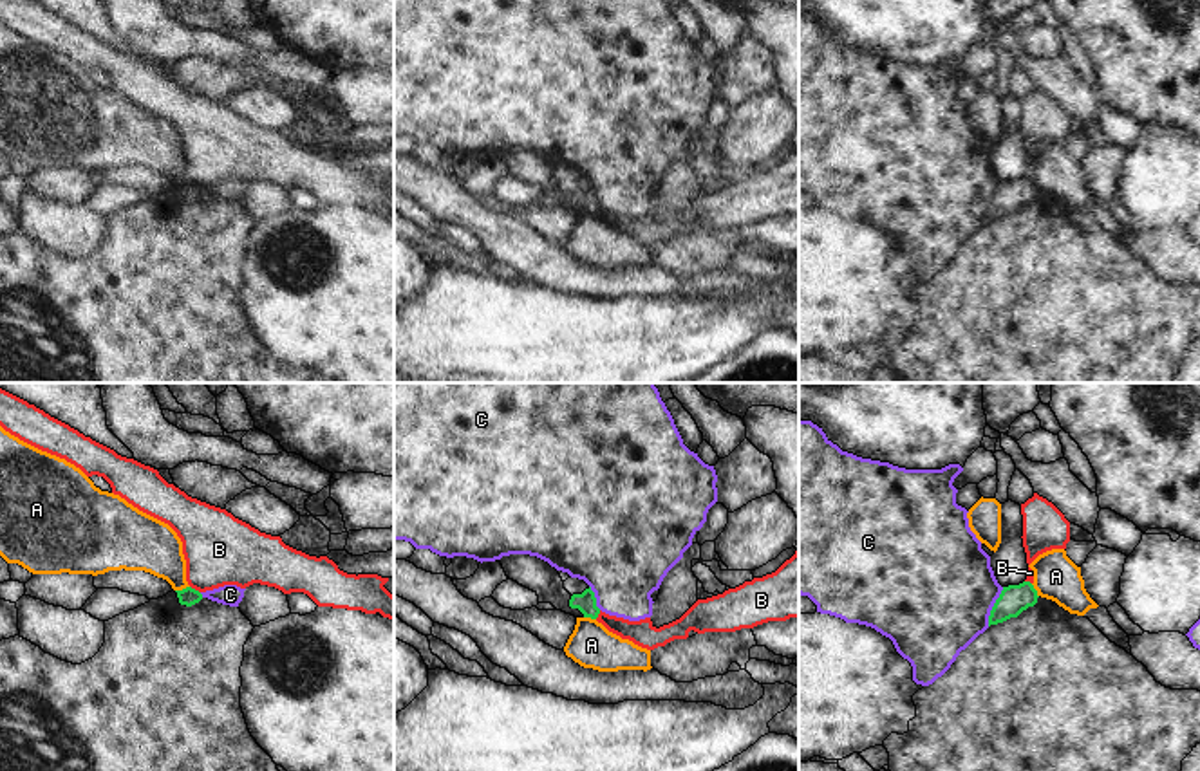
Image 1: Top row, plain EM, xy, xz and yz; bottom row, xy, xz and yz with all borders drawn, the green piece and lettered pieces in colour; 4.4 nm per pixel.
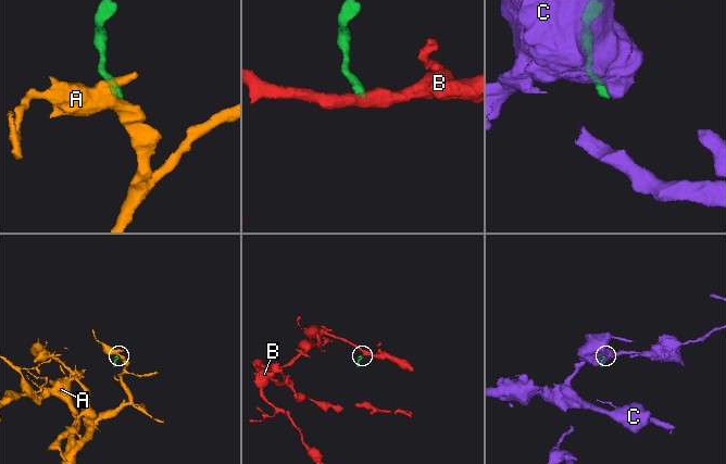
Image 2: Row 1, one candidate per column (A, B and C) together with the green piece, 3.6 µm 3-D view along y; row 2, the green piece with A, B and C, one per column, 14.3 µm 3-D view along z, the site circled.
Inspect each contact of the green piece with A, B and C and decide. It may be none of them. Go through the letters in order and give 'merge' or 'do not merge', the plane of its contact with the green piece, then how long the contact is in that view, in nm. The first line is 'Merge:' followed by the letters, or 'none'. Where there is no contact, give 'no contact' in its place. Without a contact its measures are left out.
Merge: none
A: do not merge; meets green in xy; contact 70 nm long
B: do not merge; meets green in xy; contact 60 nm long
C: do not merge; meets green in yz; contact 190 nm long

